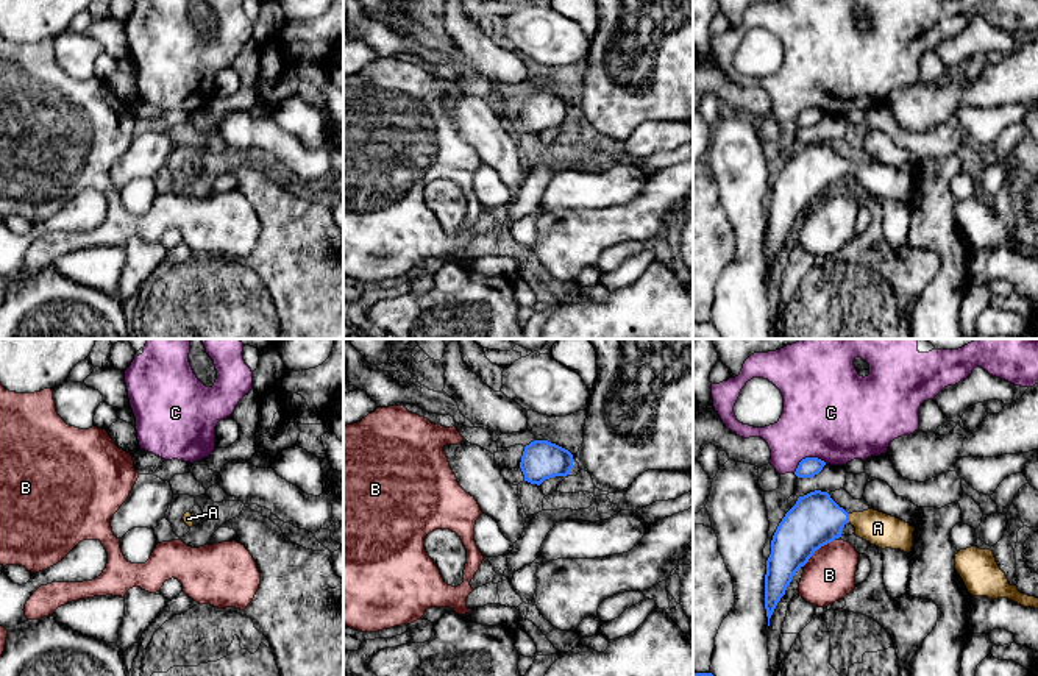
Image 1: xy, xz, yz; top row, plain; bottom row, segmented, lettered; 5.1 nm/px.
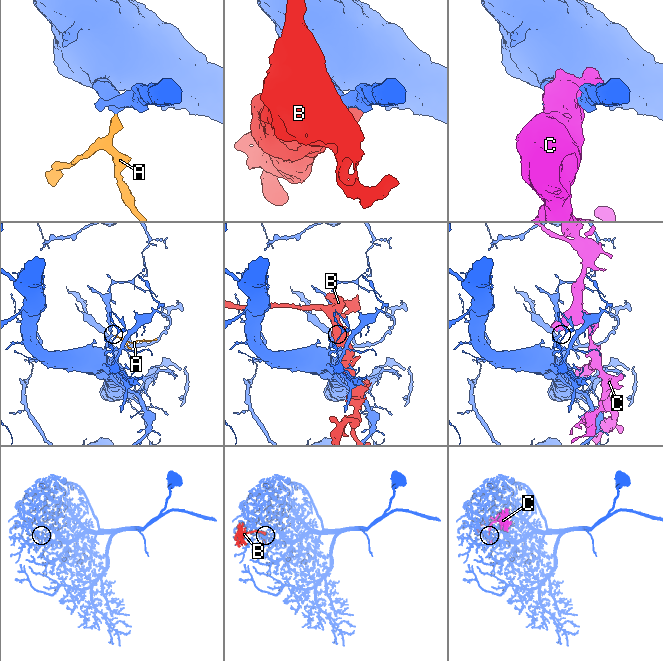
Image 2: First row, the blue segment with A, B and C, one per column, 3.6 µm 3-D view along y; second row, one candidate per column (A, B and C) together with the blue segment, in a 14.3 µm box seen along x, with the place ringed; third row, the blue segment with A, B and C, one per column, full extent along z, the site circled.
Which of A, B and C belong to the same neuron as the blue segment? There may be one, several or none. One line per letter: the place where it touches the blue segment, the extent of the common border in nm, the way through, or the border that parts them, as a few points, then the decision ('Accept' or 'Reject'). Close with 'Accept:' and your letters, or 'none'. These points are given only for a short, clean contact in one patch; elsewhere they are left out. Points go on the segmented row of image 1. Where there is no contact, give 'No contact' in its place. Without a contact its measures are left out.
A: Touches blue at yz (848, 519). Shared border 50 nm. Path across: yz (815, 520), (848, 519), (857, 519), (878, 528). Accept
B: Touches blue at yz (817, 548). Shared border 220 nm. Reject
C: Touches blue at yz (807, 458). Shared border 180 nm. Reject
Accept: A

